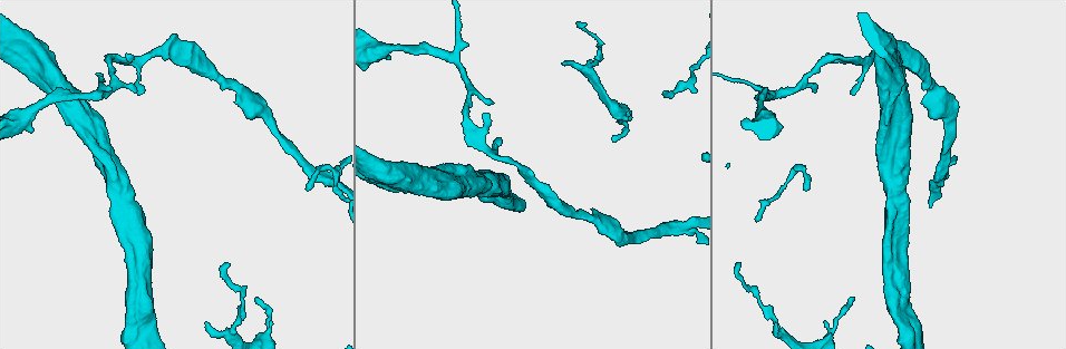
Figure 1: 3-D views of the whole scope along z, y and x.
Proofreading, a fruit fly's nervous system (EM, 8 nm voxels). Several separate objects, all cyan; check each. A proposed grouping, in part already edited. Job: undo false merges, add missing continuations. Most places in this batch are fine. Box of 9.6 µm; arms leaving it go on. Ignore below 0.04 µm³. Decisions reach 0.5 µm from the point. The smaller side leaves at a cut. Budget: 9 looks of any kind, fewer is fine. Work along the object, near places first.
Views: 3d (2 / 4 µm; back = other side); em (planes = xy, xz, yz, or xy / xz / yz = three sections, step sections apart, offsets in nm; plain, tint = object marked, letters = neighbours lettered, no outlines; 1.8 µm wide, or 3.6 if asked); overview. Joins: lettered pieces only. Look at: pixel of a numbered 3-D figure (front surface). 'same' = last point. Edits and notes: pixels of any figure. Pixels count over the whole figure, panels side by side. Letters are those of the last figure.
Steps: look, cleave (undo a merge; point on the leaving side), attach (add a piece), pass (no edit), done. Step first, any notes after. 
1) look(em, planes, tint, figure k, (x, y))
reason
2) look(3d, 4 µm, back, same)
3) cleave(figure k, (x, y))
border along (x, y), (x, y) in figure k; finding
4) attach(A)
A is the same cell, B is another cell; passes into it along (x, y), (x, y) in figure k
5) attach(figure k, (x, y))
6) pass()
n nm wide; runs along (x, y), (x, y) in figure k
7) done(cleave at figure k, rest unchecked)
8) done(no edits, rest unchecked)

look(3d, 2 µm, figure 1, (768, 92))
abrupt turn

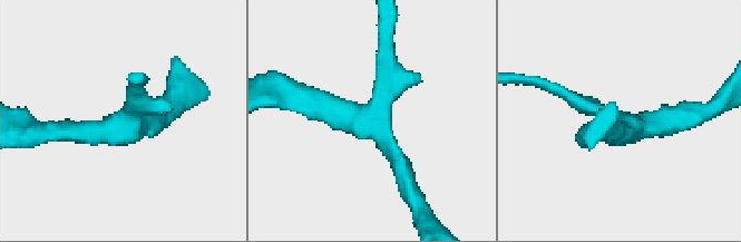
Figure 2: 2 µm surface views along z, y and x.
look(em, xy, step 16, letters, figure 2, (372, 119))
3 arms

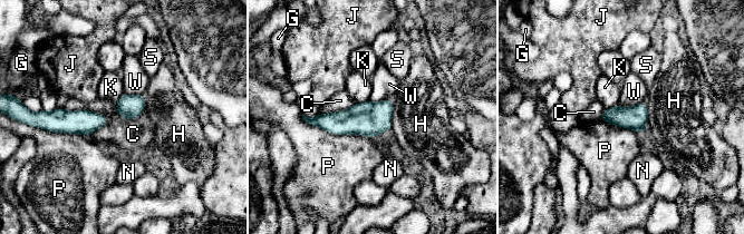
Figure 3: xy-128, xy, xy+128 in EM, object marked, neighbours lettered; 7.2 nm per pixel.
pass()
170 nm wide; P touches over 550 nm; C, G, H, J, K, N, P, S and W are other cells; all the same neuron

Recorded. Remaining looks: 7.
look(3d, 2 µm, figure 1, (144, 318))
two arms in line, one across

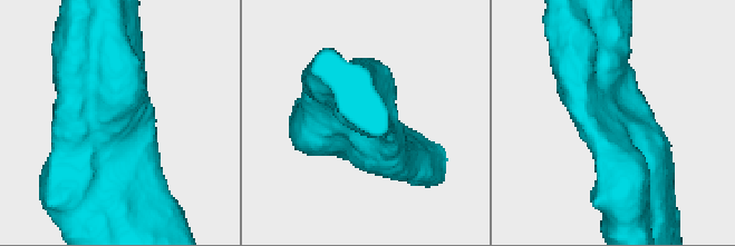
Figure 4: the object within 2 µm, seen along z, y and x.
look(em, planes, plain, figure 4, (621, 128))
3 arms; arms of 380, 380, 380 nm

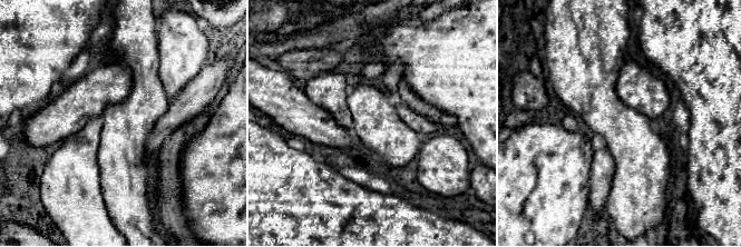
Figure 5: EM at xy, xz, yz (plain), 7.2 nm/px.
look(em, planes, letters, same)

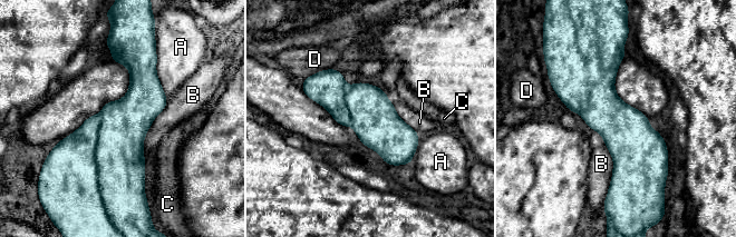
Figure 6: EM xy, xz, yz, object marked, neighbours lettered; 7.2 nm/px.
pass()
340 nm wide; A, B, C and D are other cells; border along (167, 99), (145, 136), (145, 157) in figure 6; one neuron here

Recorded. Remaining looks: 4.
look(3d, 2 µm, figure 1, (777, 322))
branch stops here

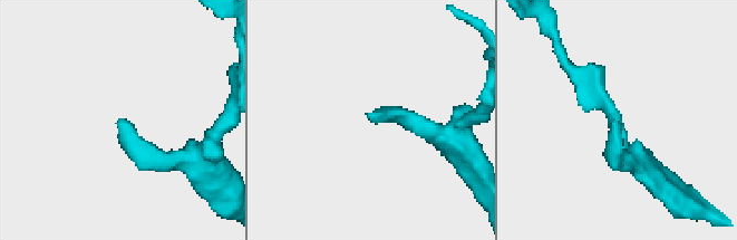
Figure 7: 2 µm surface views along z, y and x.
look(em, planes, letters, figure 7, (369, 114))

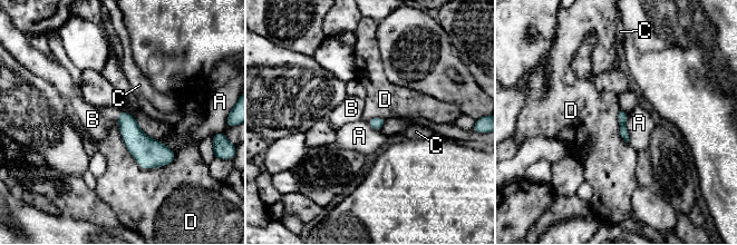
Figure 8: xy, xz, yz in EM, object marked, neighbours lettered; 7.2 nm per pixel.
attach(B)
B is the same cell, A, C and D are other cells; passes into it along (137, 143), (118, 115), (93, 119) in figure 8; it goes on there

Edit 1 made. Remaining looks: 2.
done(attach at figure 8, rest unchecked)

